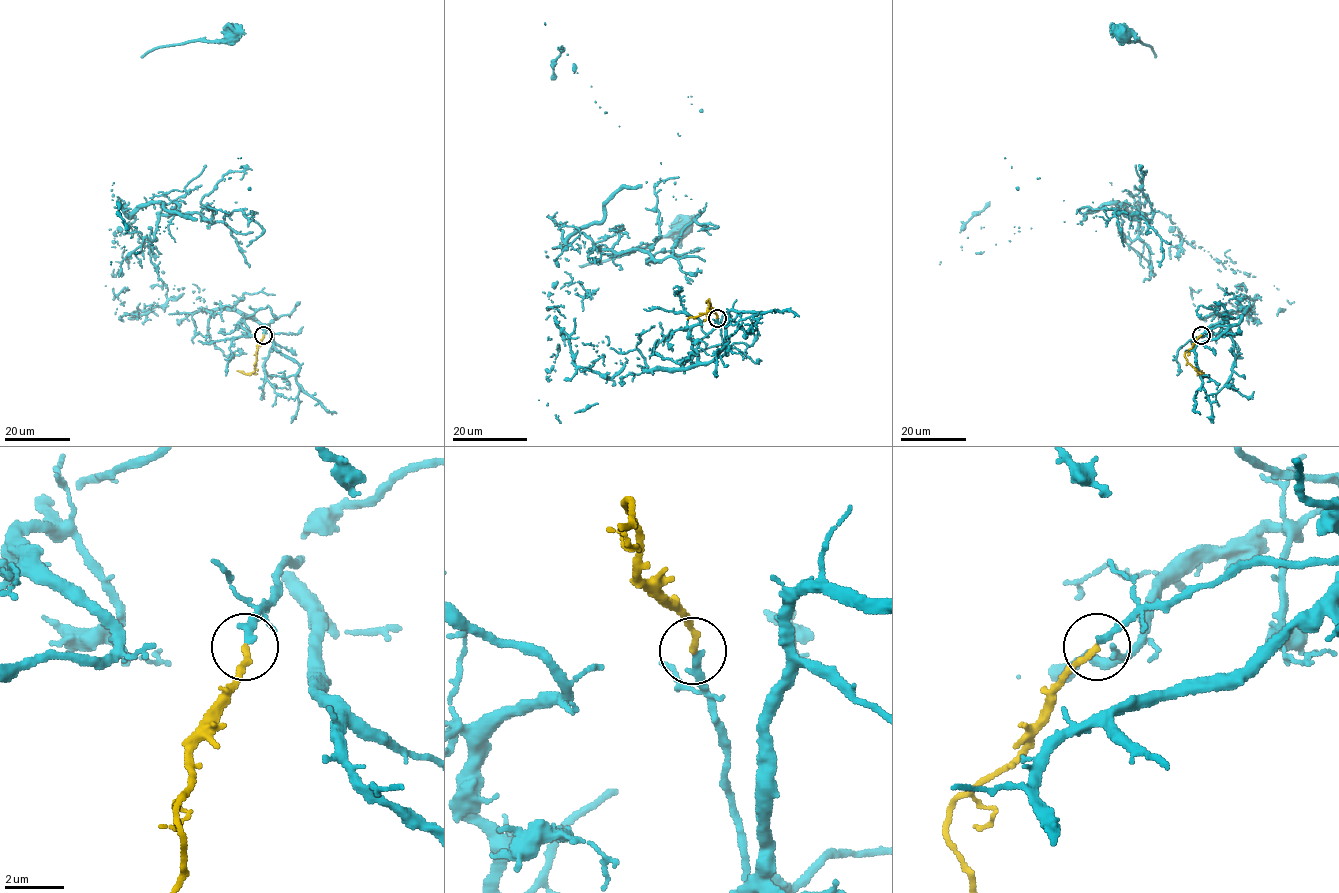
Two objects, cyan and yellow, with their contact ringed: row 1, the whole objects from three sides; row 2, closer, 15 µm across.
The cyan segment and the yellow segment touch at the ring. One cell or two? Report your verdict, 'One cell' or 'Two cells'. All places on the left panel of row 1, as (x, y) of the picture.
One cell

